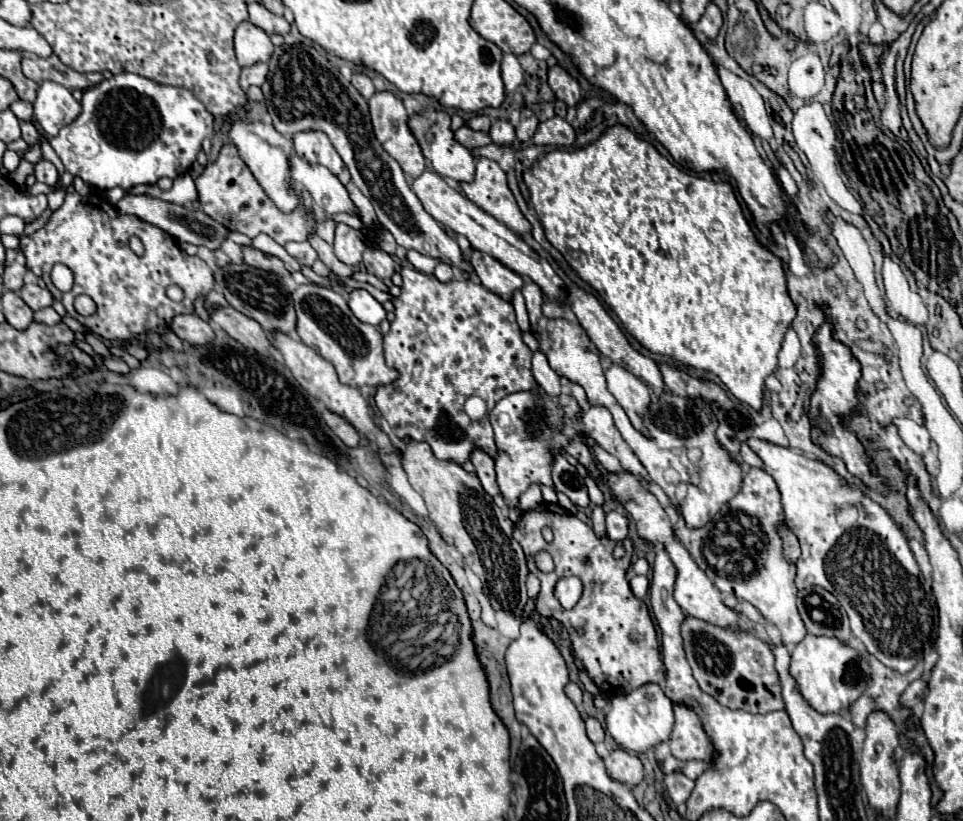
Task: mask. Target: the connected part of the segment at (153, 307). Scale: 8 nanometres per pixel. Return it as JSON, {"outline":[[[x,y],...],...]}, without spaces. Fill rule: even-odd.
{"outline":[[[68,192],[64,204],[52,212],[50,220],[40,230],[20,236],[20,250],[26,256],[28,270],[42,278],[52,296],[64,304],[66,312],[88,330],[106,340],[130,340],[152,328],[162,334],[174,314],[190,314],[194,298],[214,288],[210,266],[202,258],[182,252],[174,238],[136,216],[120,214],[102,196],[78,196],[78,192]],[[132,234],[142,240],[146,248],[144,256],[136,256],[130,250],[128,238]],[[58,262],[74,272],[74,288],[70,292],[60,292],[50,280],[50,268]],[[172,284],[184,290],[182,302],[174,302],[166,296]],[[78,294],[86,294],[96,302],[98,310],[94,316],[84,318],[74,310],[74,298]]]}

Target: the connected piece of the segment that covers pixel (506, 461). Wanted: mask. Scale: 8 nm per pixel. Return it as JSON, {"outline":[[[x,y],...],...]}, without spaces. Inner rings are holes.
{"outline":[[[520,390],[504,396],[490,410],[490,422],[494,428],[498,454],[494,458],[496,478],[500,492],[508,506],[518,504],[518,496],[530,484],[544,484],[554,488],[550,466],[558,452],[562,452],[572,438],[566,436],[566,414],[564,408],[554,400],[554,396],[544,390]]]}

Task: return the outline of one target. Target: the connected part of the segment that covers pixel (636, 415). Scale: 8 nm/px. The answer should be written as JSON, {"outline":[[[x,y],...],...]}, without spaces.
{"outline":[[[610,364],[604,374],[606,374],[608,390],[618,400],[618,404],[624,408],[632,424],[638,426],[638,430],[642,430],[644,434],[648,434],[640,422],[640,418],[646,414],[646,406],[650,404],[648,386],[620,364]]]}

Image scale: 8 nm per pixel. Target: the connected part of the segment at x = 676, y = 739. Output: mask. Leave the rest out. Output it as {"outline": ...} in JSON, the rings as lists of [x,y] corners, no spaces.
{"outline":[[[674,704],[674,730],[670,736],[672,756],[676,760],[714,760],[716,750],[706,734],[700,714],[690,704]]]}

